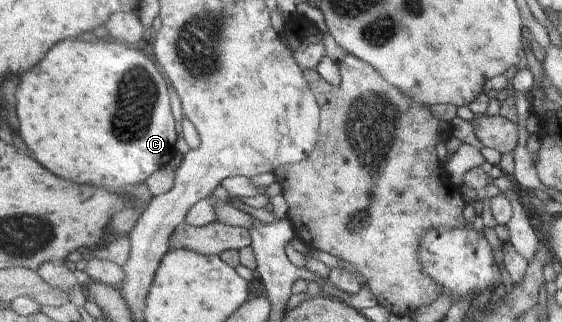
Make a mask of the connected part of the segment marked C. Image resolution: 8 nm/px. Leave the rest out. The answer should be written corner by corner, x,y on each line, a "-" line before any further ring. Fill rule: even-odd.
64,40
51,47
46,57
33,68
20,75
20,83
17,87
17,114
20,120
19,134
31,149
35,160
39,160
46,169
49,169
54,175
60,176
62,179
74,182
78,185
99,186
108,190
116,190
126,187
134,188
141,183
146,183
147,179
161,170
164,166
176,157
178,149
176,149
176,129
174,129
174,114
172,105
170,105
170,91
168,91
168,83
162,75
162,71
154,65
154,61
148,57
148,54
140,48
140,45
131,45
116,41
100,41
100,43
92,43
92,41
68,41

